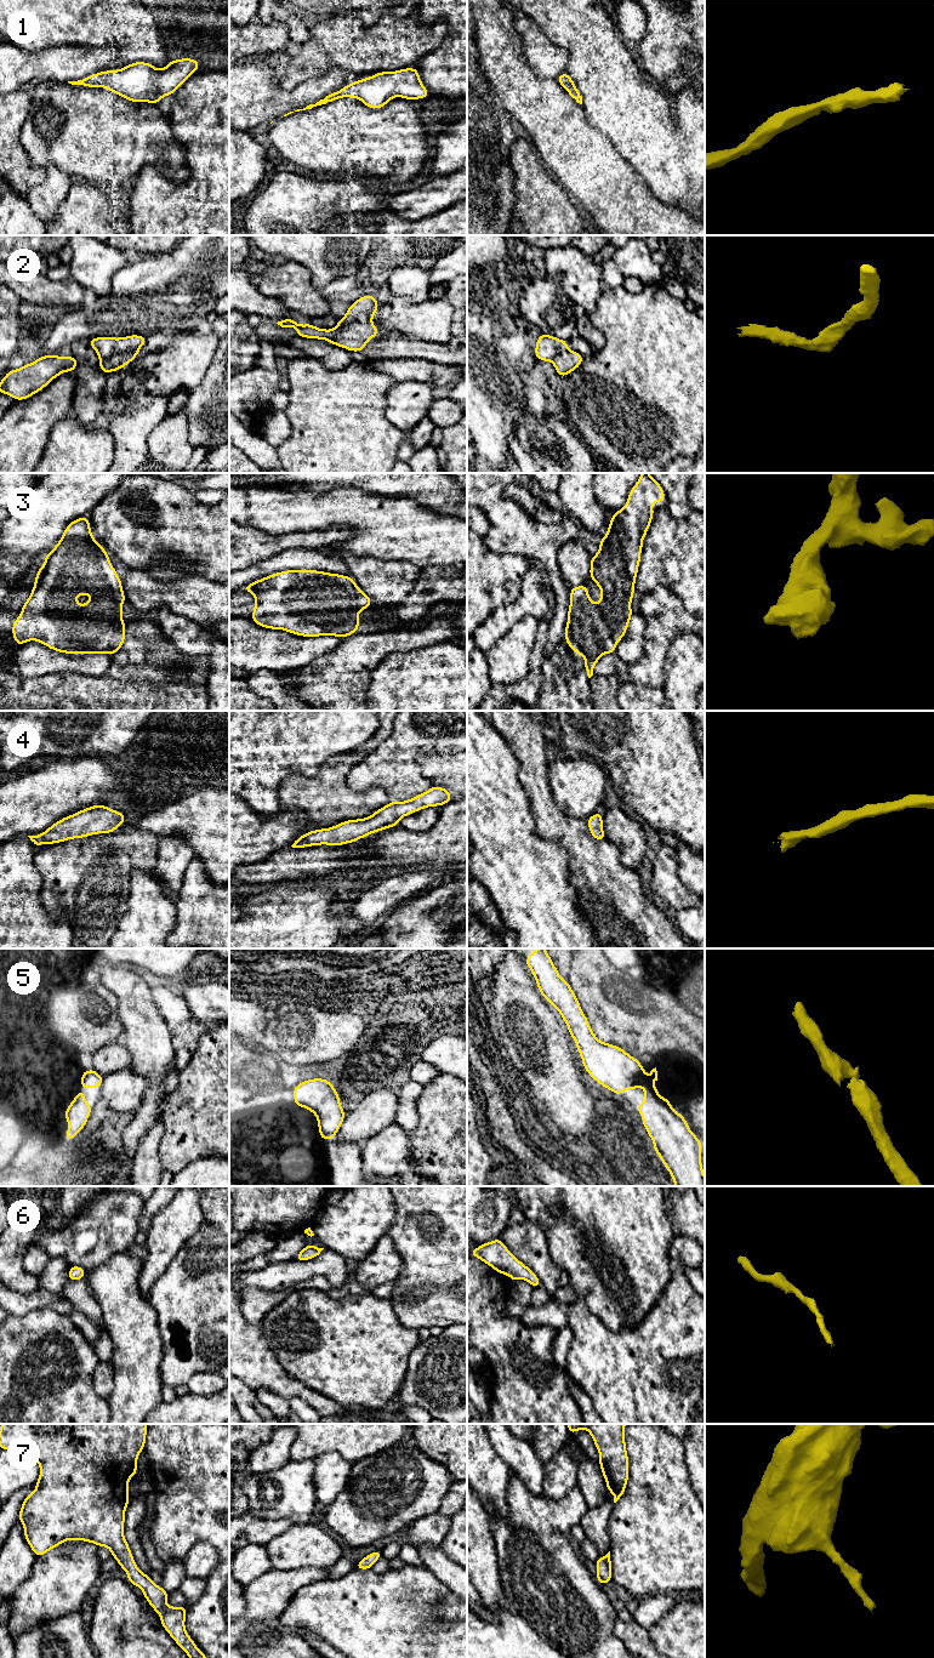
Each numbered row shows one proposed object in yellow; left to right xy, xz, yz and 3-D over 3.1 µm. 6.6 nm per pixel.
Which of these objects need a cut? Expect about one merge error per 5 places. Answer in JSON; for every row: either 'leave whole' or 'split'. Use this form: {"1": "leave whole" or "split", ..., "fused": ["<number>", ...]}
{"1": "leave whole", "2": "split", "3": "leave whole", "4": "leave whole", "5": "leave whole", "6": "leave whole", "7": "leave whole", "fused": ["2"]}

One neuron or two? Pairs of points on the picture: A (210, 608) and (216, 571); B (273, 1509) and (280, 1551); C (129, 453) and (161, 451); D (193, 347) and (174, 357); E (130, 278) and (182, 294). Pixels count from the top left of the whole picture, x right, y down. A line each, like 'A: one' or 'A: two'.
A: two
B: two
C: two
D: one
E: one

